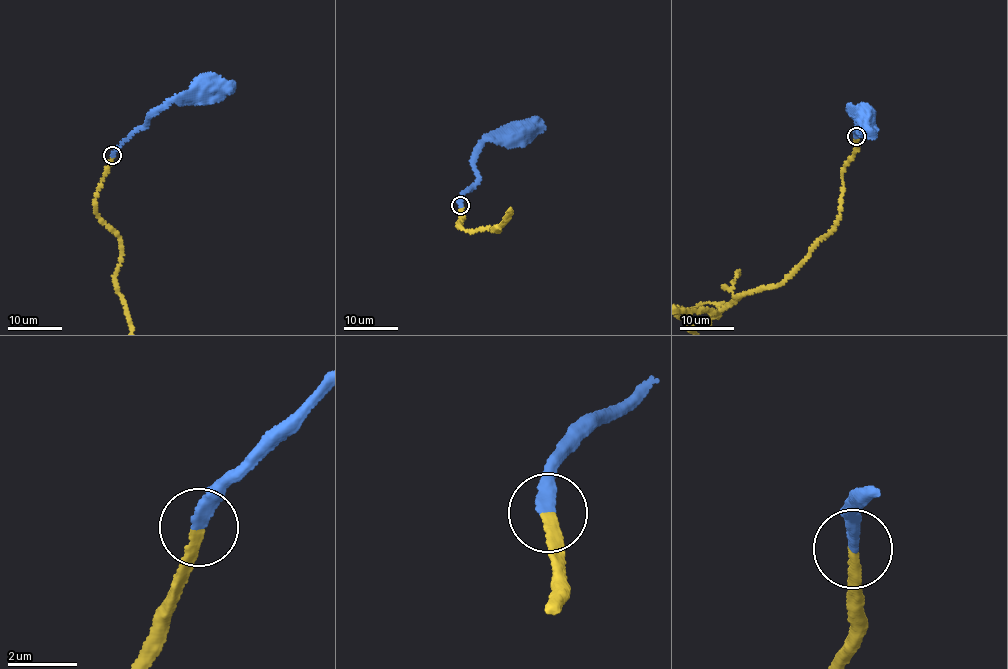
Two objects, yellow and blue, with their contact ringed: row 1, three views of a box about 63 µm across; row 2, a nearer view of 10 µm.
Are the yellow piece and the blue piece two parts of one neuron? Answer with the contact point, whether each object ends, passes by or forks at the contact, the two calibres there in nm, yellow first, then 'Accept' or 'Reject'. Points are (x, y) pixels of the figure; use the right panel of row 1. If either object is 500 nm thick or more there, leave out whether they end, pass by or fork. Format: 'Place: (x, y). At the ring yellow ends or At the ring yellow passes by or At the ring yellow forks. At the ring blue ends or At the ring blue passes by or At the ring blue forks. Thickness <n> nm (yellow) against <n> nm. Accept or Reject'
Place: (856, 136). At the ring yellow ends. At the ring blue ends. Thickness 240 nm (yellow) against 320 nm. Accept

